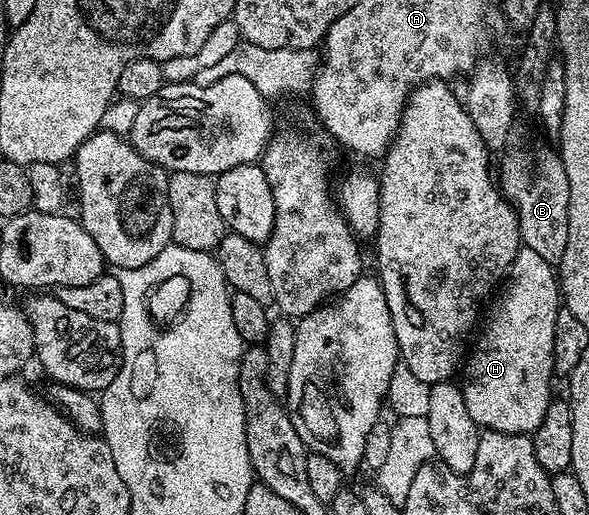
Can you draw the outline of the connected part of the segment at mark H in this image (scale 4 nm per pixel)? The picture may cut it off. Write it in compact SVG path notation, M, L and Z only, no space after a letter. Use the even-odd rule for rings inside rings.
M522 245L515 261L509 266L504 287L505 292L496 296L497 304L485 328L484 323L480 328L481 336L480 331L476 336L477 344L475 339L468 352L463 367L463 390L467 411L478 428L529 435L543 421L543 413L547 413L555 395L555 317L563 307L559 275L554 264L543 261L539 253Z

